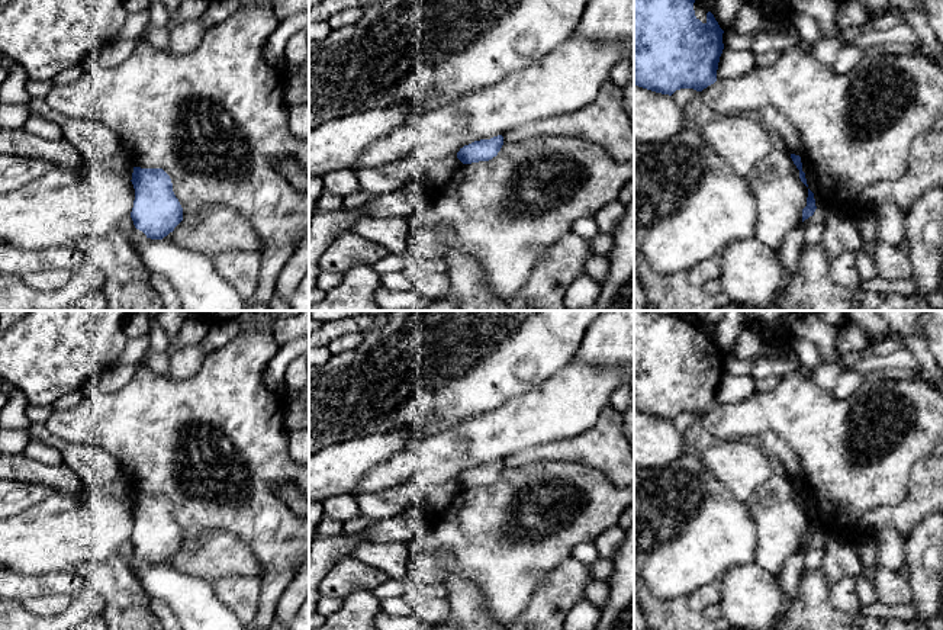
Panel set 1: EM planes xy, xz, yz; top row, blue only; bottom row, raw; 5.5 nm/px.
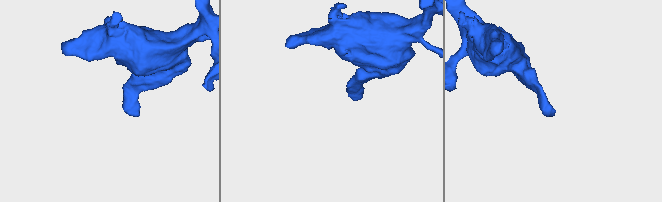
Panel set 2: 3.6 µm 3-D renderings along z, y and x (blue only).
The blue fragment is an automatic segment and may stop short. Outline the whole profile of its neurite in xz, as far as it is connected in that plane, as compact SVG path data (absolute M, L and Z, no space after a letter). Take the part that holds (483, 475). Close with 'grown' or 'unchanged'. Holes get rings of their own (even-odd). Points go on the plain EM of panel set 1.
M498 460L490 465L474 466L469 470L464 470L457 478L457 483L463 489L472 489L479 486L489 486L498 480L503 470L503 462Z; unchanged

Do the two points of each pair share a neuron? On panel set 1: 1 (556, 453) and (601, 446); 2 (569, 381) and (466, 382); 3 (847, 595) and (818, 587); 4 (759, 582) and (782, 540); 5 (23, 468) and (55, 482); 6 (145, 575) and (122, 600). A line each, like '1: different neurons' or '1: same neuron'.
1: same neuron
2: different neurons
3: different neurons
4: different neurons
5: same neuron
6: different neurons

